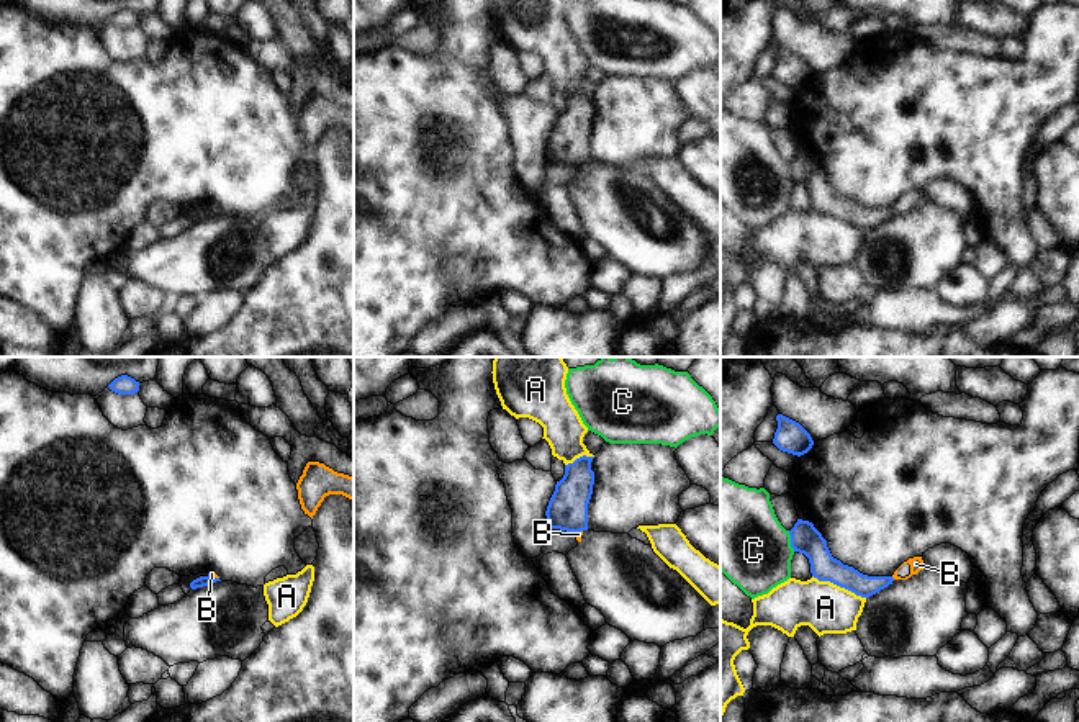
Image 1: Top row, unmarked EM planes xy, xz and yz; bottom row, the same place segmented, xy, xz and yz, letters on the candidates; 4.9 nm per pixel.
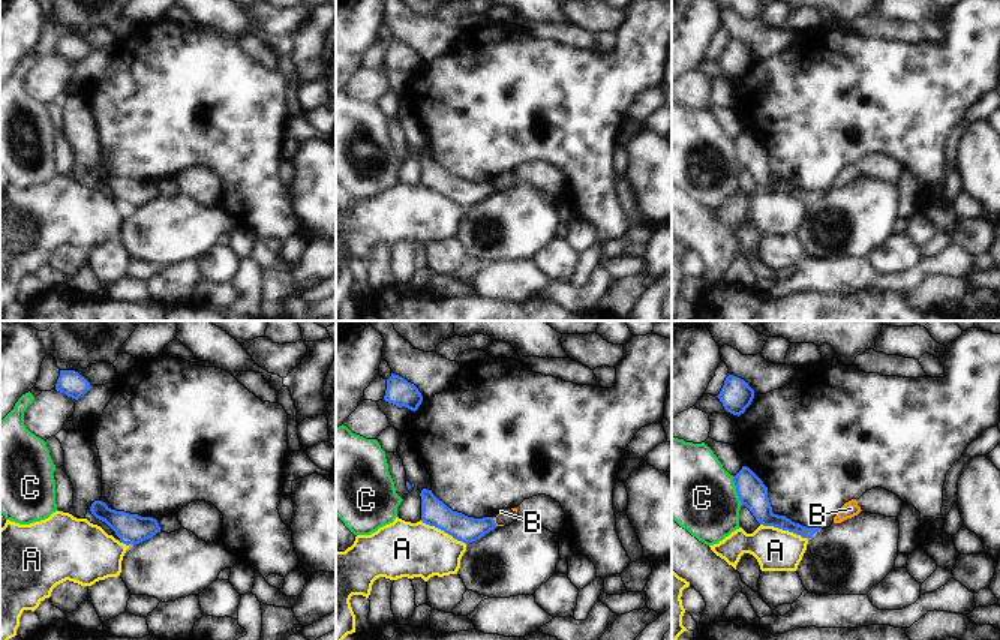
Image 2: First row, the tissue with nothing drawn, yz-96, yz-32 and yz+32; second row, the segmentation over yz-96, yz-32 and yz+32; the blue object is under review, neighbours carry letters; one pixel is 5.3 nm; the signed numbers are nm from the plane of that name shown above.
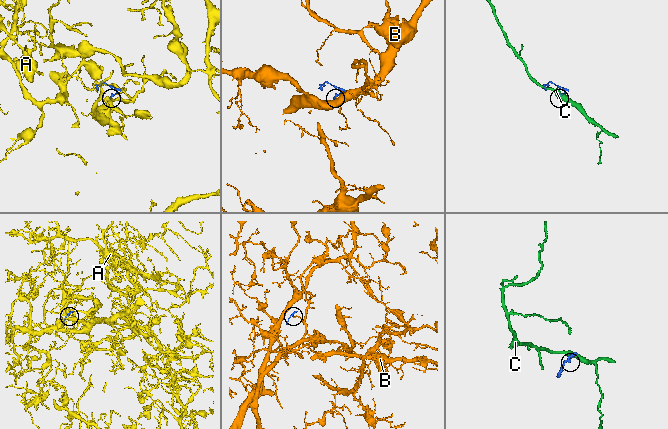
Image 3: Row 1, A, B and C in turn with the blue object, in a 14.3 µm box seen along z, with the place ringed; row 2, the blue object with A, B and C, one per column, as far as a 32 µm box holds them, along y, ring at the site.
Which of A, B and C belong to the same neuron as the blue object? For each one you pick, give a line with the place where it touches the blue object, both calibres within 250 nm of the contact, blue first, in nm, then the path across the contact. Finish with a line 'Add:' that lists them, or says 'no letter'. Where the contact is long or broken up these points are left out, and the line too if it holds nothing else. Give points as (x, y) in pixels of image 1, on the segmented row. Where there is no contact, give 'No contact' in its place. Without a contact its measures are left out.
Add: no letter

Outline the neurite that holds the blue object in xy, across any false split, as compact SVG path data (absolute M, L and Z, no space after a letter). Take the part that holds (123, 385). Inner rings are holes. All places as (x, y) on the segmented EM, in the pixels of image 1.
M121 375L118 378L115 378L108 388L118 395L133 395L139 391L139 381L136 381L134 378L128 377L128 375Z

